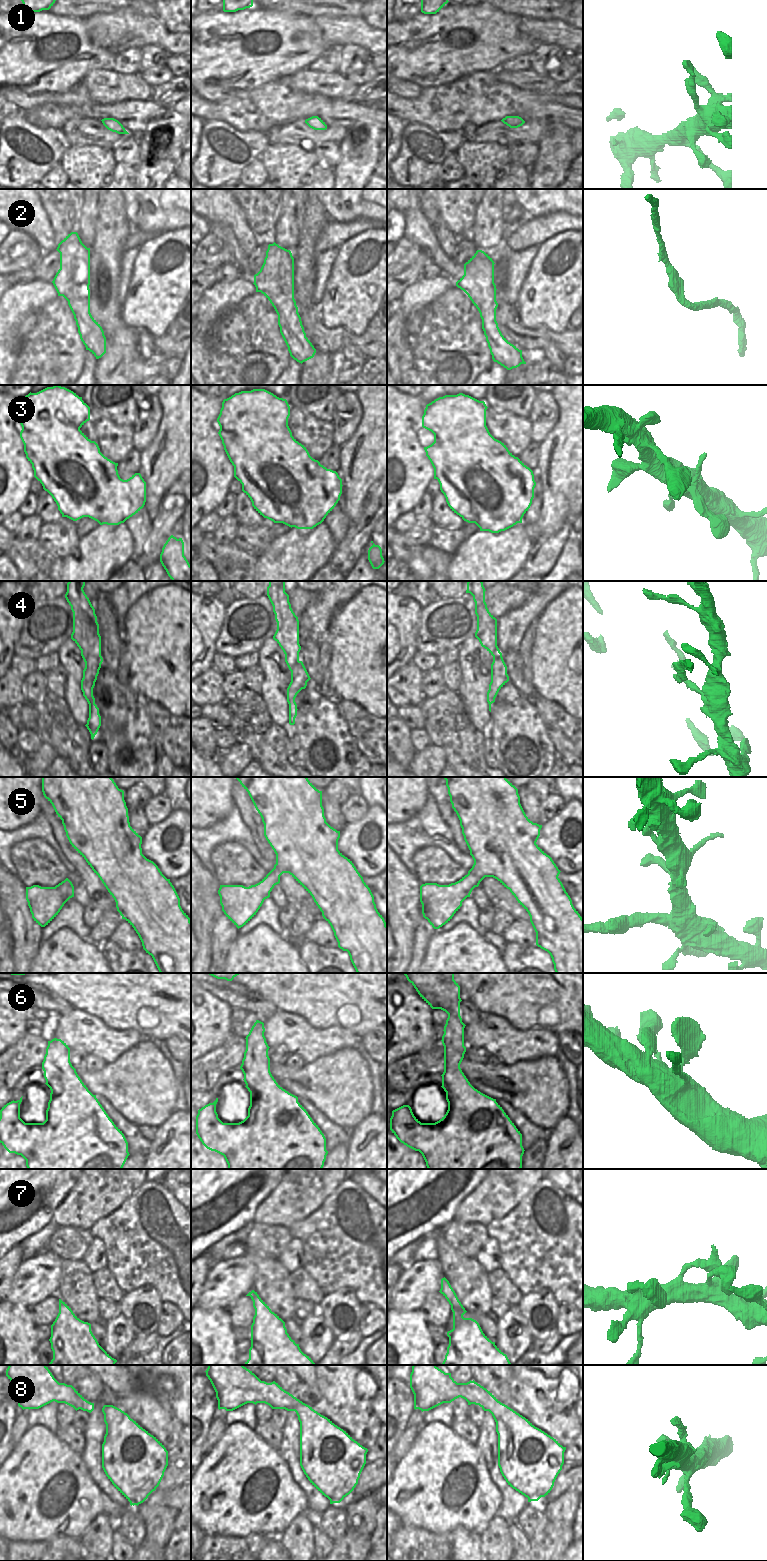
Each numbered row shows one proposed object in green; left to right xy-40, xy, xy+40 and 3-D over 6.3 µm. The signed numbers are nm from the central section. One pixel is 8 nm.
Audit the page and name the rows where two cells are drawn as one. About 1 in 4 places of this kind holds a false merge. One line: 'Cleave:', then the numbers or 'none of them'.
Cleave: 4.

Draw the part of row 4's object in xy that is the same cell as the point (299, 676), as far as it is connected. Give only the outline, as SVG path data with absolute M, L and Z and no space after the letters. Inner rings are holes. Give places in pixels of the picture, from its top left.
M299 661L291 671L291 682L287 688L287 702L289 704L289 724L295 724L297 716L297 704L295 698L297 694L305 689L310 676L302 661Z

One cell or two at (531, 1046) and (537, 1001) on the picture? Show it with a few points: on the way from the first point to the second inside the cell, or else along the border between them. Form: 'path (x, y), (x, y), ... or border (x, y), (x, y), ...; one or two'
border (510, 1023), (521, 1030), (546, 1029), (556, 1034); two

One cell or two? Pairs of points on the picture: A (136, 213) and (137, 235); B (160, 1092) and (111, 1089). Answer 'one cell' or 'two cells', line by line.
A: two cells
B: one cell

